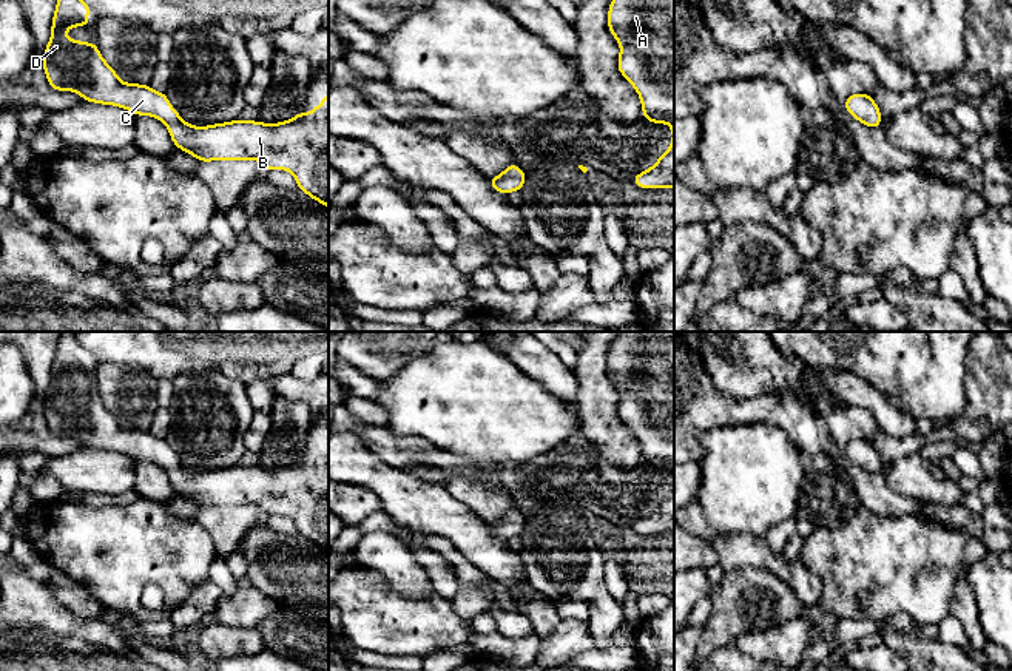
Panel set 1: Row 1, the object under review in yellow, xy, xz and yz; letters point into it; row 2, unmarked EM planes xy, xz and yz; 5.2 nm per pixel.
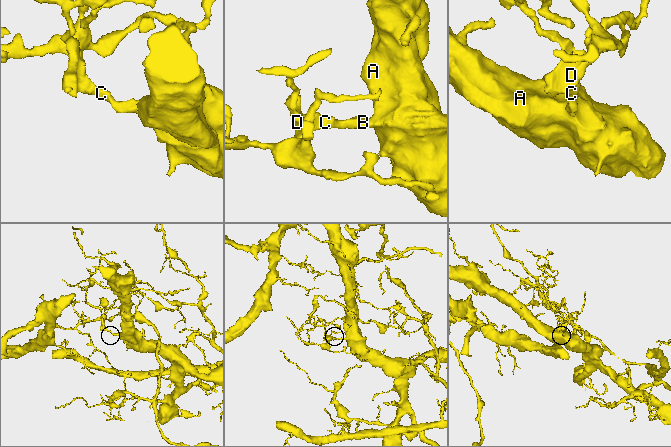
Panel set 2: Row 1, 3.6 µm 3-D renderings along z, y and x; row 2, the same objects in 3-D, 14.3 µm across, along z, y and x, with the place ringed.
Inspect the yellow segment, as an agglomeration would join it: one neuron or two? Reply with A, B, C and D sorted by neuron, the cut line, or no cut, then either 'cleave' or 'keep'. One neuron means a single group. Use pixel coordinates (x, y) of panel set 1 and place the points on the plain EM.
A B / C D; cut in yz along (852, 458), (880, 460); cleave

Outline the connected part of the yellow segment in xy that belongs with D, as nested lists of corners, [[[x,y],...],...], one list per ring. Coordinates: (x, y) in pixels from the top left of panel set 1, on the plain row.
[[[62,332],[42,409],[51,435],[74,437],[85,447],[120,452],[136,461],[160,466],[164,458],[173,455],[165,438],[154,437],[150,430],[122,427],[96,387],[85,390],[80,384],[66,384],[69,372],[91,370],[85,358],[91,359],[93,355],[77,341],[76,332]]]

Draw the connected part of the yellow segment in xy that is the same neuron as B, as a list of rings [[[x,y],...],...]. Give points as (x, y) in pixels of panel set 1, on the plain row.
[[[329,437],[312,458],[278,469],[245,467],[193,472],[176,455],[162,460],[176,494],[201,507],[261,507],[262,515],[290,517],[301,537],[329,554]]]

